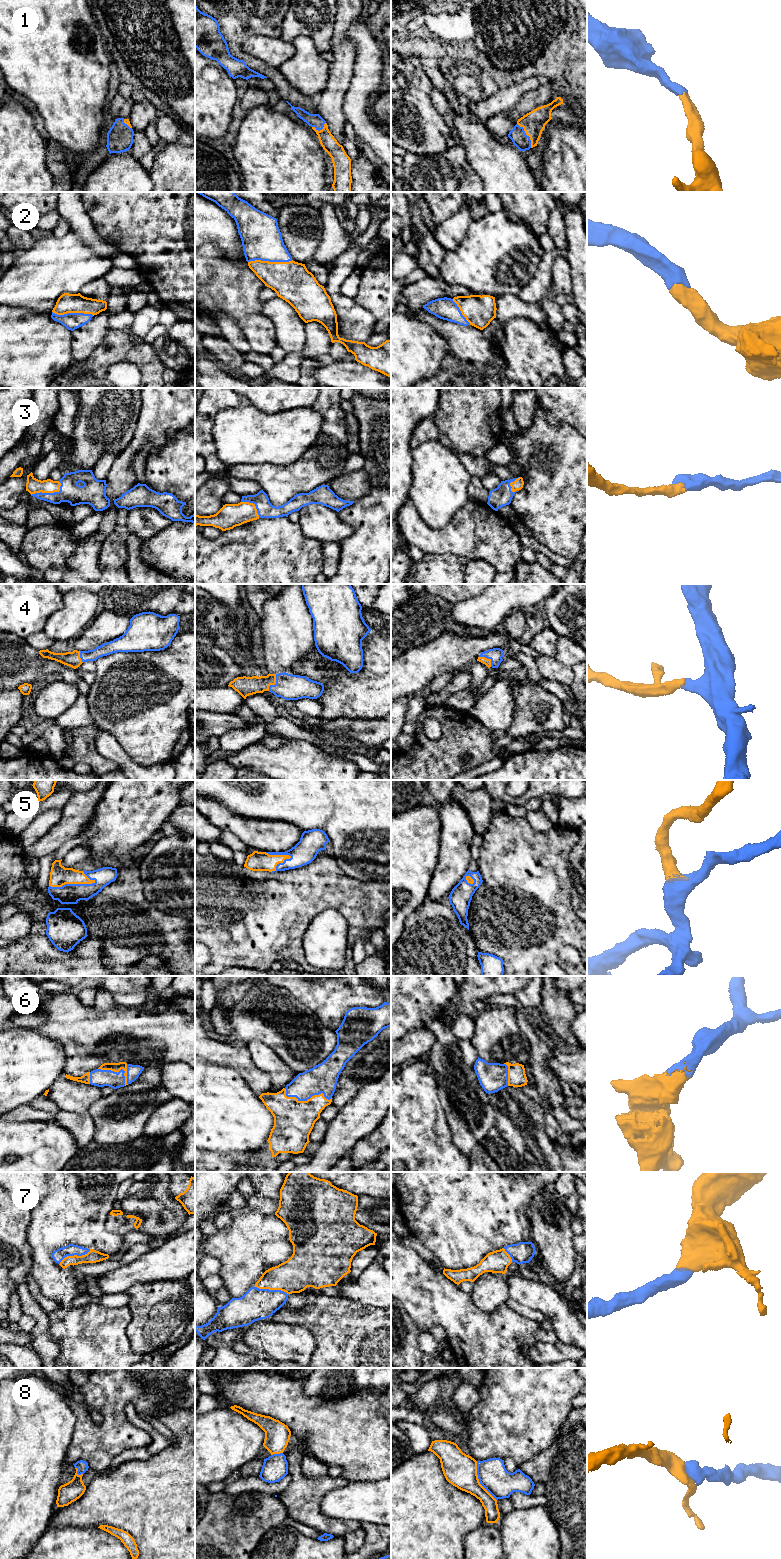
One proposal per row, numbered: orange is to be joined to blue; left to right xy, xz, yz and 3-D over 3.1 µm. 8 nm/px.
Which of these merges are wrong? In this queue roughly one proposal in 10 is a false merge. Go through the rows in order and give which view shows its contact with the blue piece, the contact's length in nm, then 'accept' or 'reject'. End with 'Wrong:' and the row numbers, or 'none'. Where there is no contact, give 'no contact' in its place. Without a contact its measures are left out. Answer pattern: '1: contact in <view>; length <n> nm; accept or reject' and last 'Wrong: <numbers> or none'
1: contact in yz; length 240 nm; accept
2: contact in xz; length 360 nm; accept
3: contact in xy; length 260 nm; accept
4: contact in xz; length 150 nm; accept
5: contact in xy; length 380 nm; accept
6: contact in xy; length 280 nm; accept
7: contact in xz; length 280 nm; accept
8: contact in yz; length 360 nm; accept
Wrong: none

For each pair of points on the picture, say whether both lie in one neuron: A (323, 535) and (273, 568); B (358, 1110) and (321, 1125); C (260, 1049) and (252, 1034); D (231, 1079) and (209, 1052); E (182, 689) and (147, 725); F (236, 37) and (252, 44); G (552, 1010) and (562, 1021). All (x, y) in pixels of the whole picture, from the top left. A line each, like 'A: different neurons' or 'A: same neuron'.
A: different neurons
B: different neurons
C: different neurons
D: different neurons
E: same neuron
F: different neurons
G: same neuron

